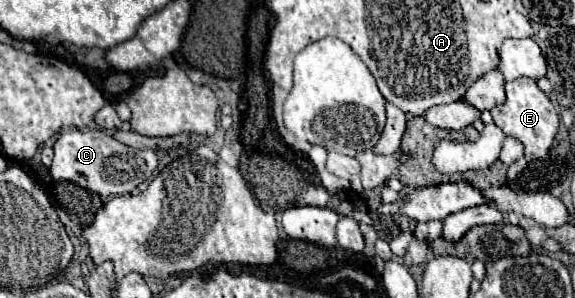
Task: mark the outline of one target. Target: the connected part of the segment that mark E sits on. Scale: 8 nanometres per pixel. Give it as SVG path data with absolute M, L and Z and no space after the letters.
M520 77L512 83L506 83L506 103L496 105L490 109L494 123L506 133L512 135L516 139L520 139L524 143L524 157L522 161L516 161L508 167L508 183L512 183L516 179L516 175L526 169L526 165L534 159L544 159L548 155L550 143L558 131L558 113L554 109L554 105L550 103L550 99L546 97L546 93L536 85L536 81L528 79L528 77Z

